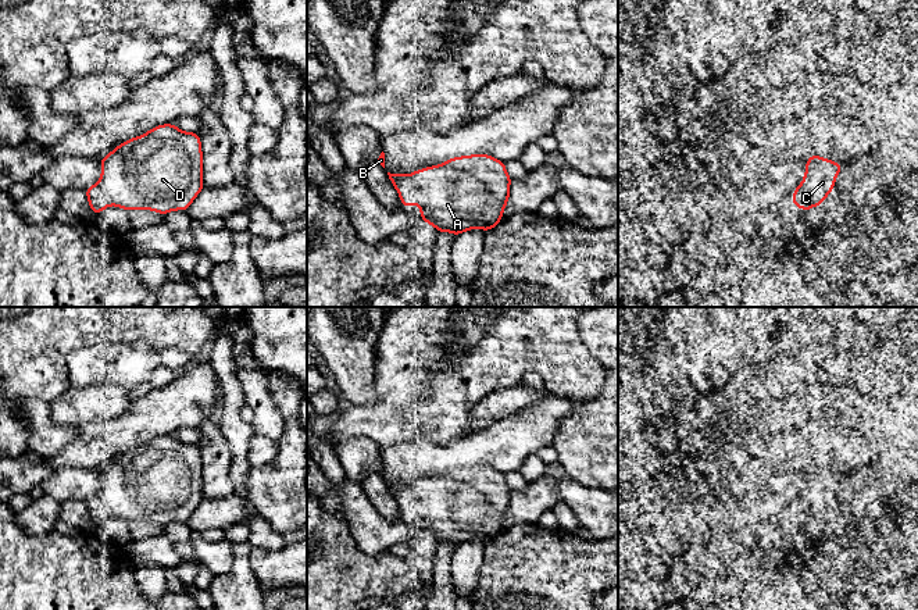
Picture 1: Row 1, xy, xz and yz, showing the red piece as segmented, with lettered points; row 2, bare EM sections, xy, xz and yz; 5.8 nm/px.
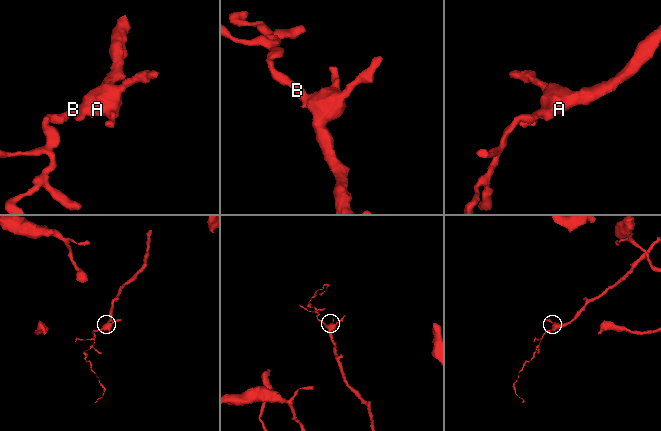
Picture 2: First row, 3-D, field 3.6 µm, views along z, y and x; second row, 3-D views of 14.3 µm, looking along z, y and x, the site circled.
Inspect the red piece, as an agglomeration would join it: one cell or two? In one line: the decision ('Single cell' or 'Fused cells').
Single cell

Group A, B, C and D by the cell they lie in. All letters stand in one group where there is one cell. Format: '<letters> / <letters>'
A B C D

